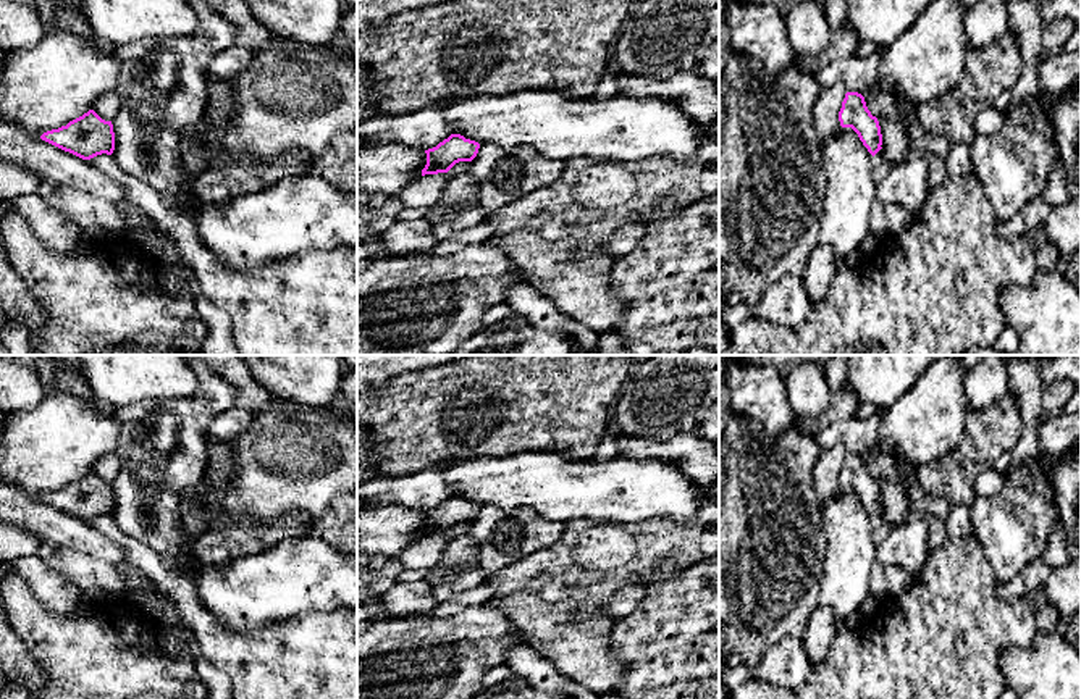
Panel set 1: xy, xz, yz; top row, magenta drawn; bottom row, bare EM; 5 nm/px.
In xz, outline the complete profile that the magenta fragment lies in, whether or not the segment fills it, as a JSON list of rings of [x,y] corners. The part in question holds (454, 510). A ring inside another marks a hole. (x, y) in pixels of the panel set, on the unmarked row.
[[[451,496],[436,509],[425,512],[427,526],[422,531],[422,538],[448,534],[459,523],[472,523],[478,510],[478,504],[465,500],[461,496]]]

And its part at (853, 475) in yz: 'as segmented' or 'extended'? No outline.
as segmented

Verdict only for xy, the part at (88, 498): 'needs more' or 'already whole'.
already whole

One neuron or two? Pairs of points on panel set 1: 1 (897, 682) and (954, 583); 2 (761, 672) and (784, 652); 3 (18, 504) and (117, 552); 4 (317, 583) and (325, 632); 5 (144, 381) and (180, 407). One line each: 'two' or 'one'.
1: one
2: one
3: one
4: two
5: two

